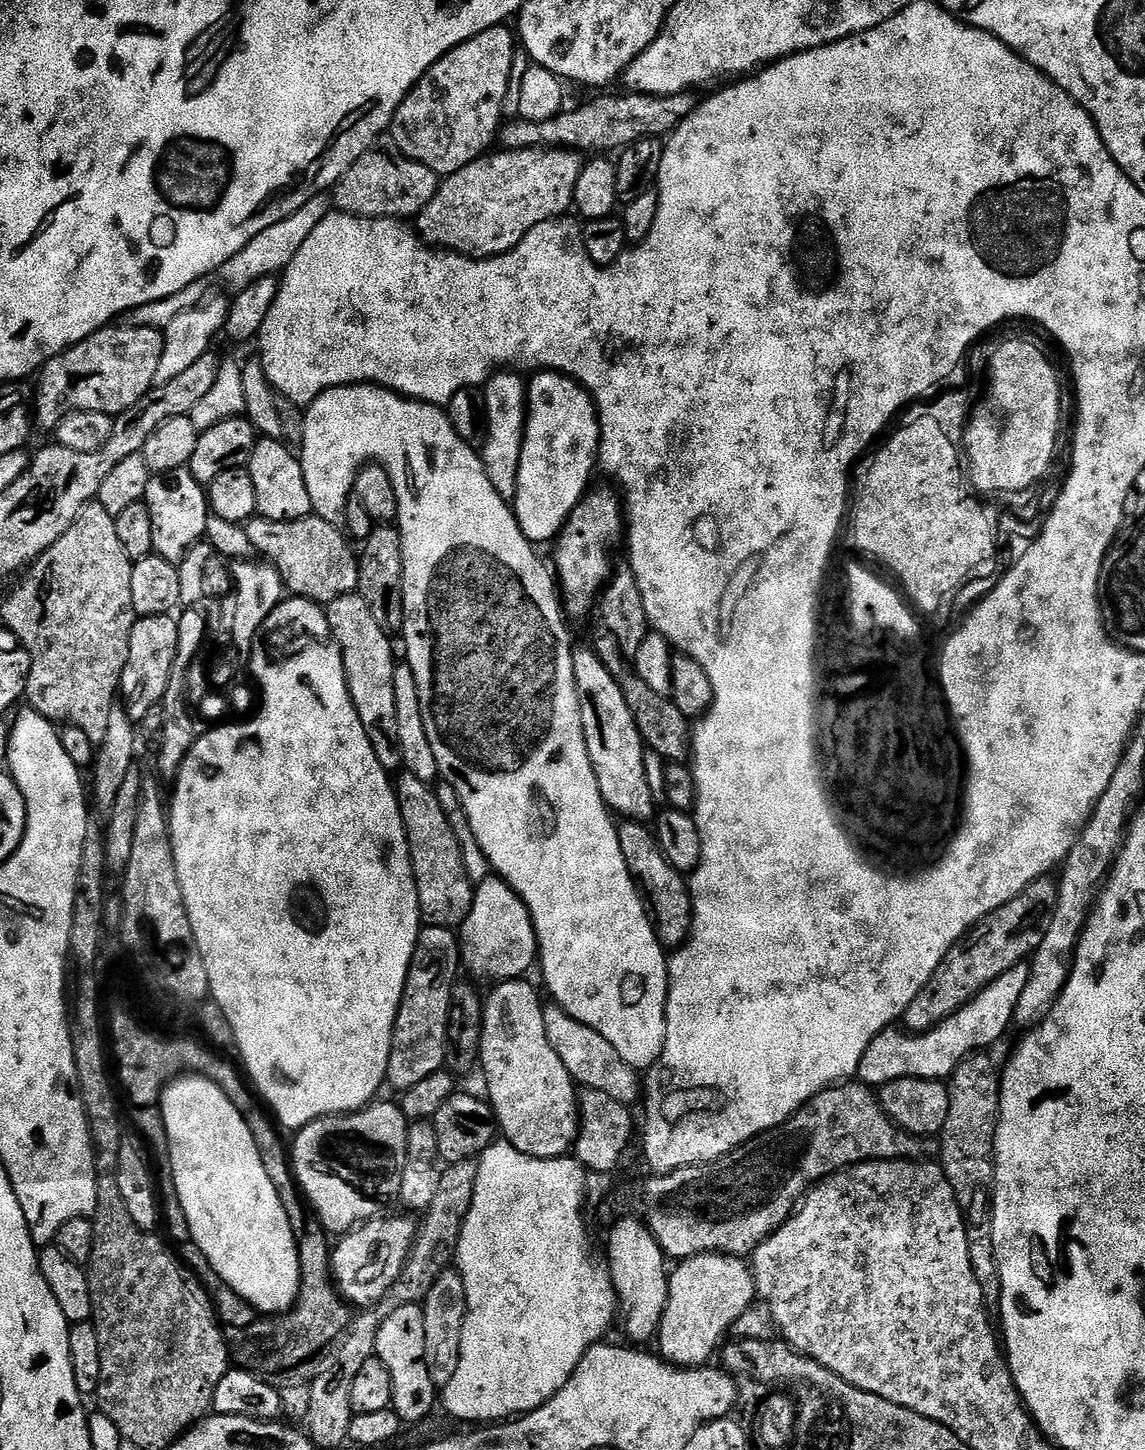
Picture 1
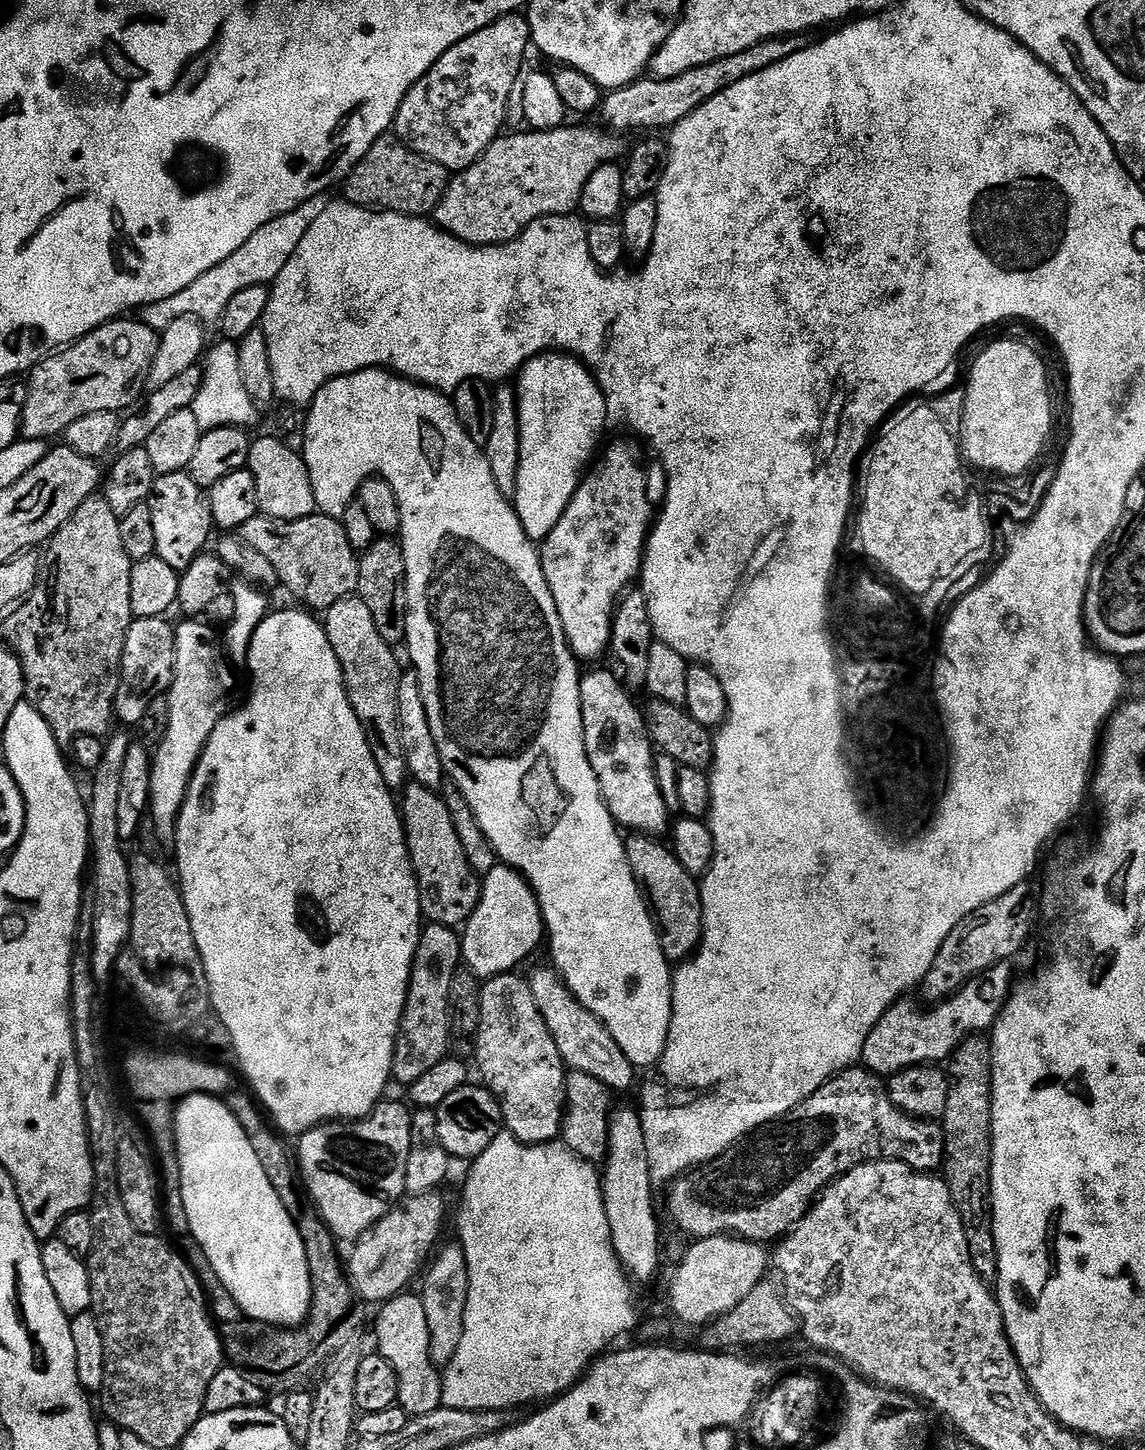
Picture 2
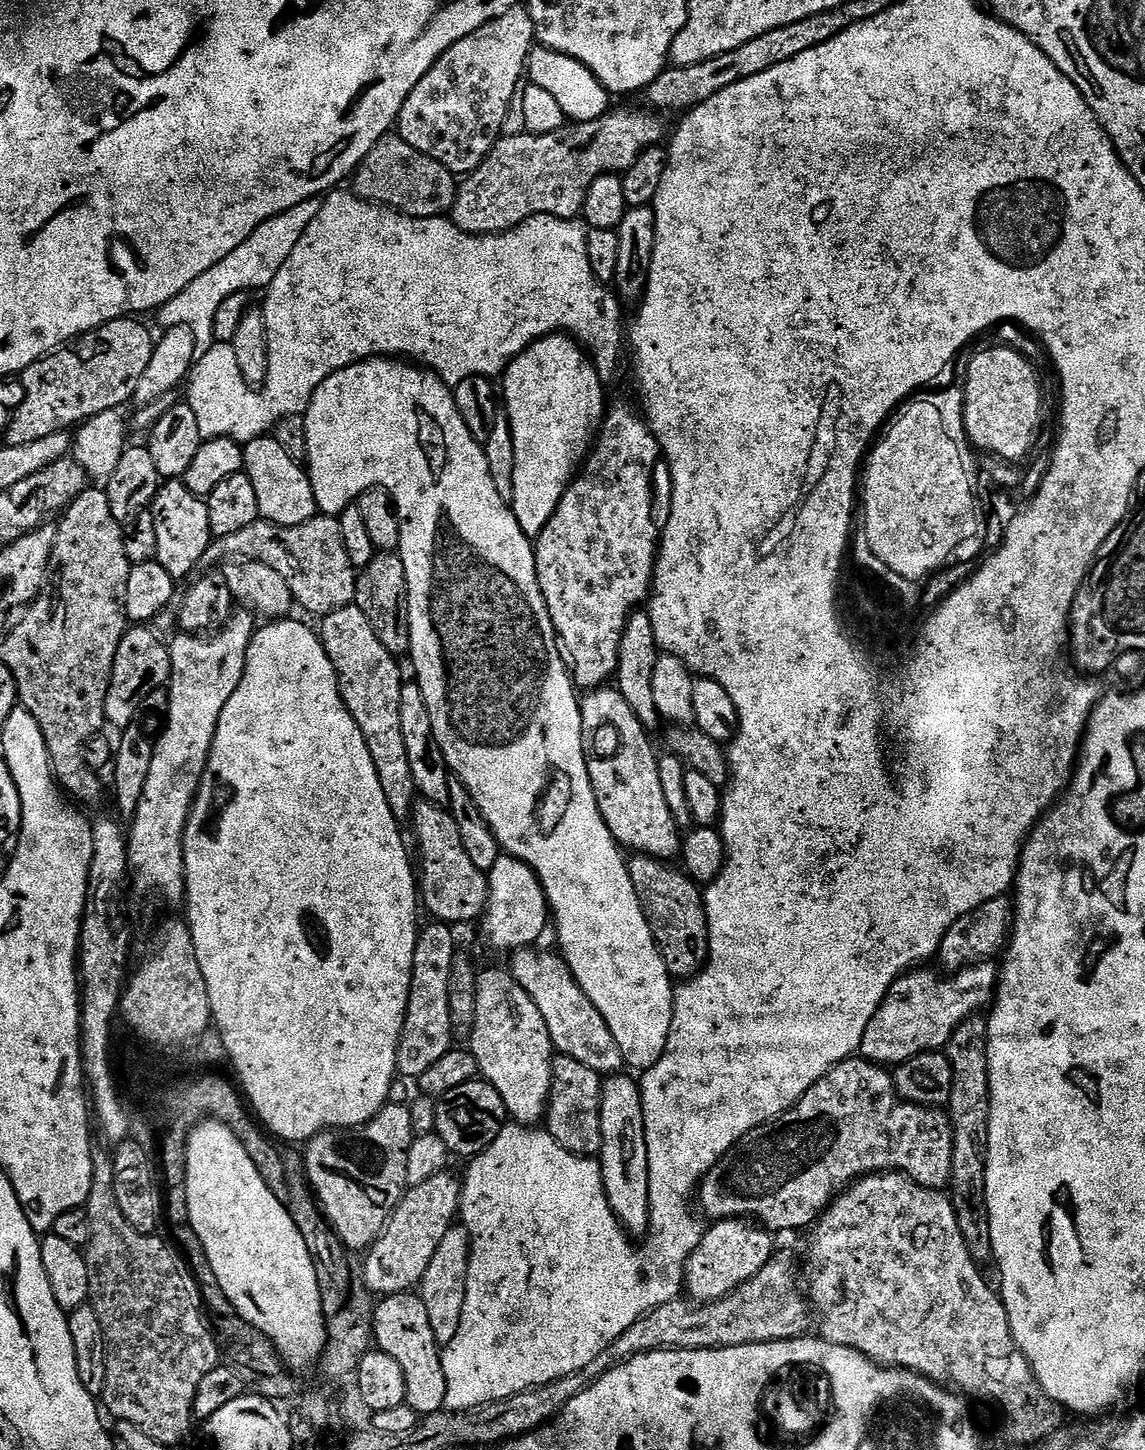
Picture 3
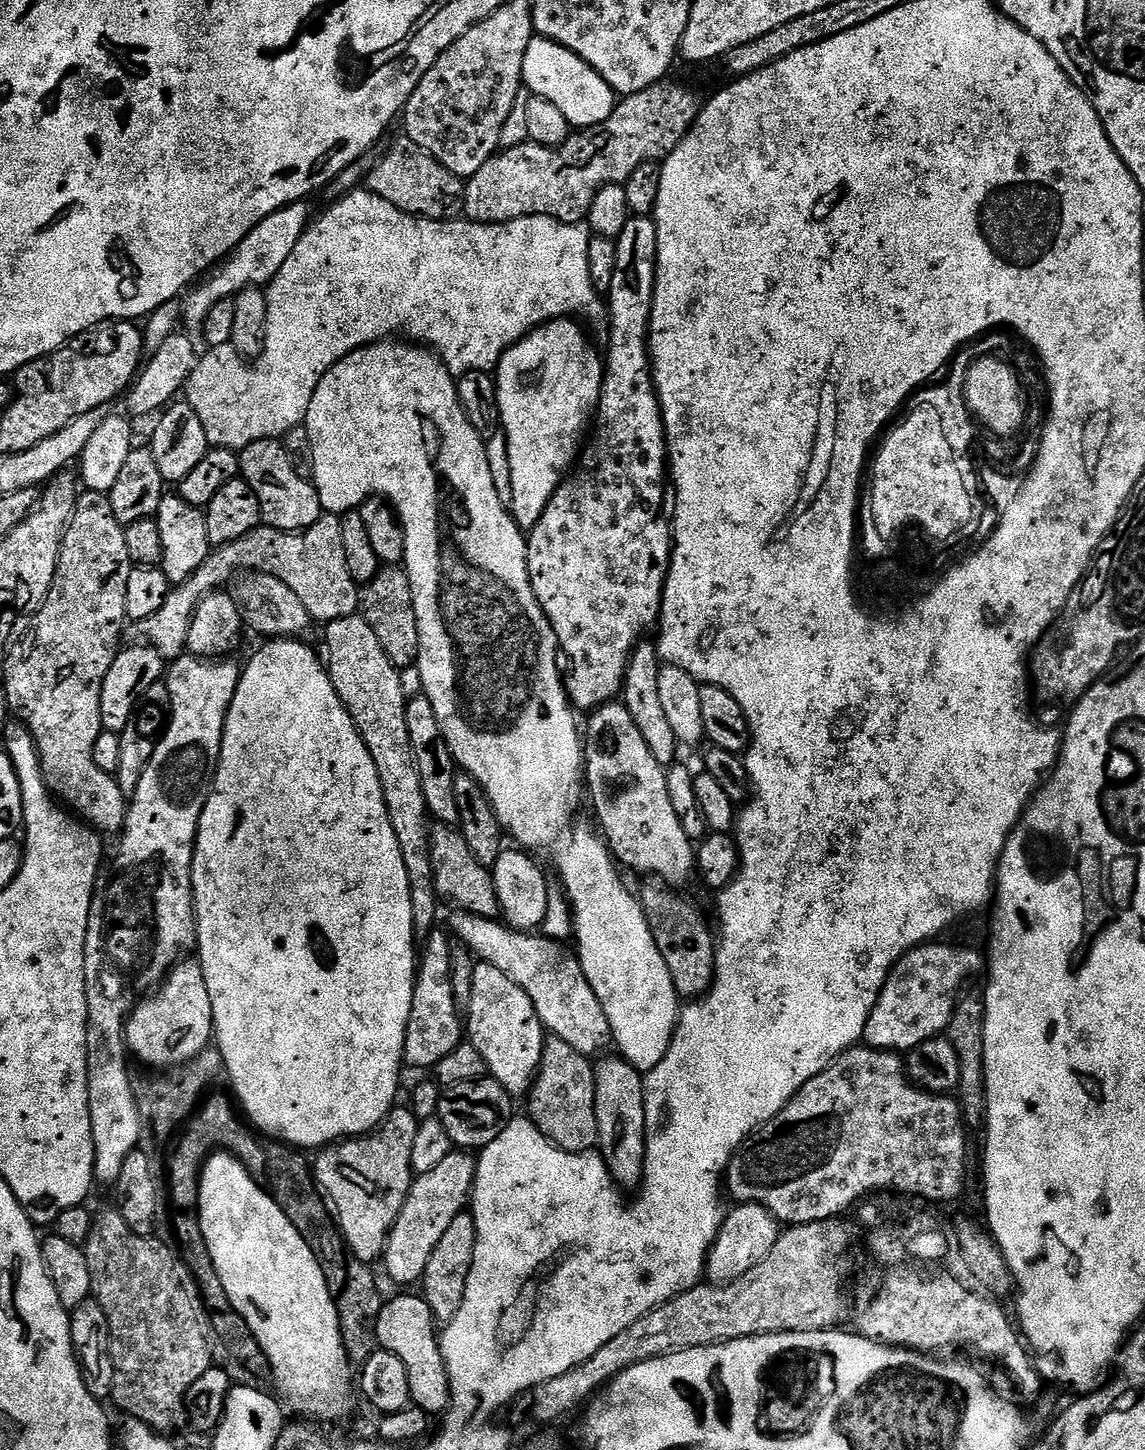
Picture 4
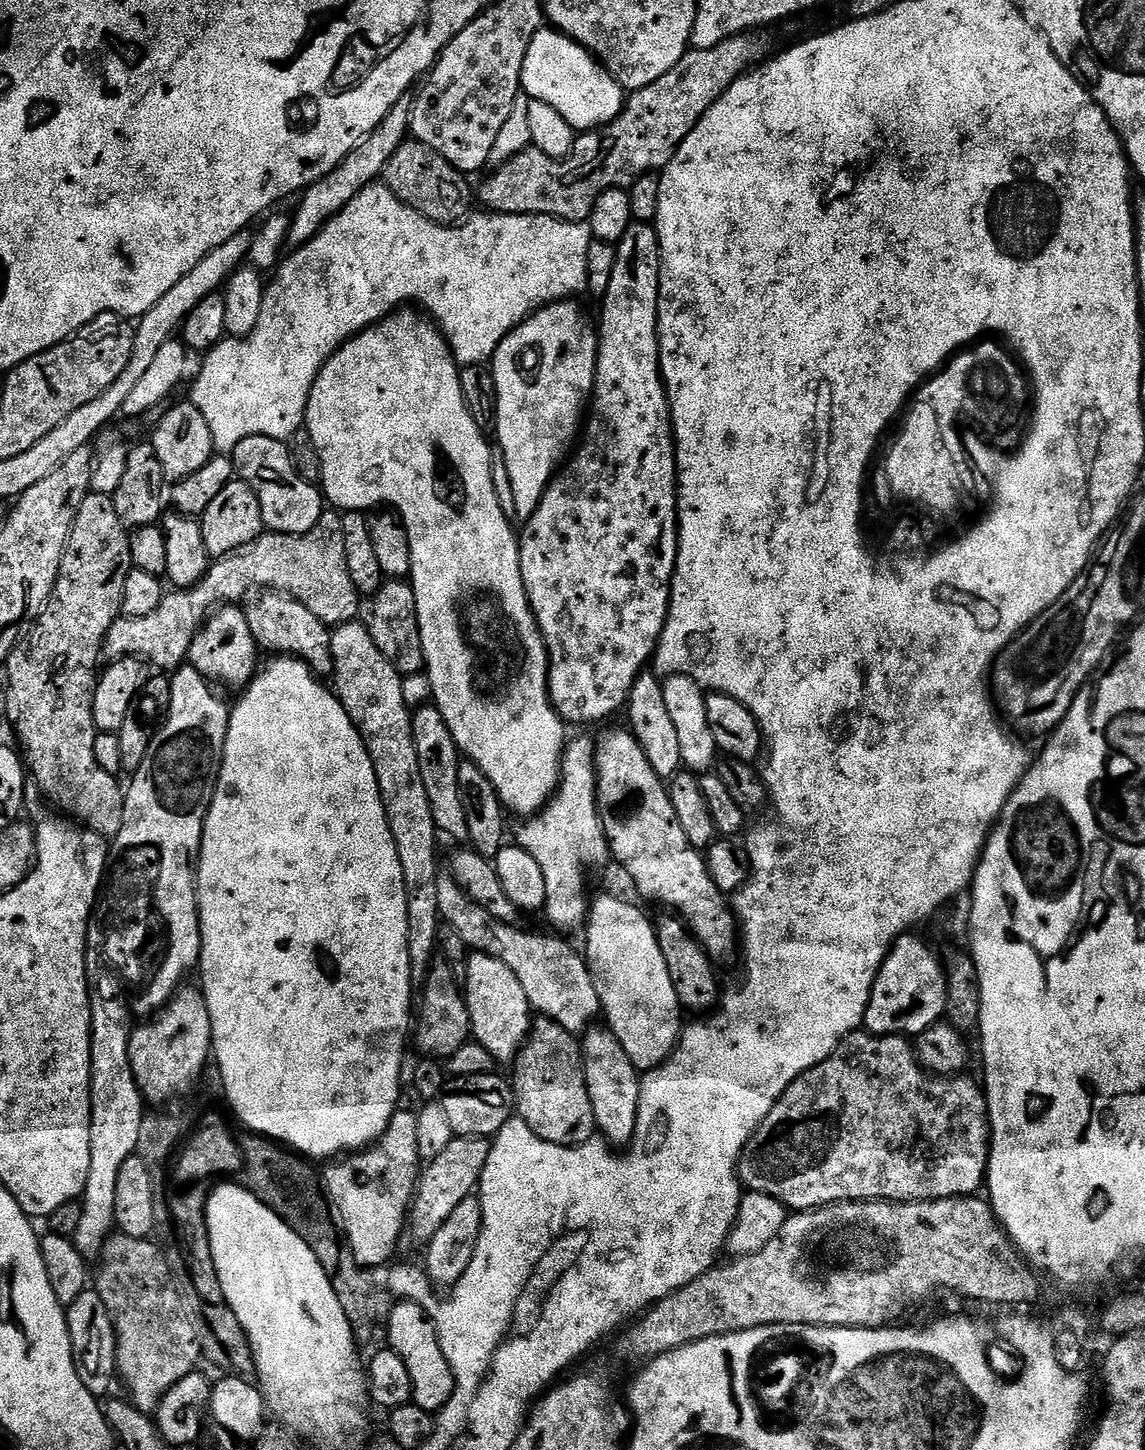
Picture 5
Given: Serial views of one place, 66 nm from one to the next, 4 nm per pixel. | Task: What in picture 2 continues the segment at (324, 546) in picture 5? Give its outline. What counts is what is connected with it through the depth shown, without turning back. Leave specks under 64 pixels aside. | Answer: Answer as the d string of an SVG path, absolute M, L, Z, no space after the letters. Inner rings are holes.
M257 514L238 529L238 535L269 560L280 584L288 587L301 600L299 603L309 609L326 610L356 592L360 556L350 546L343 523L334 517L313 514L301 520L272 520Z

